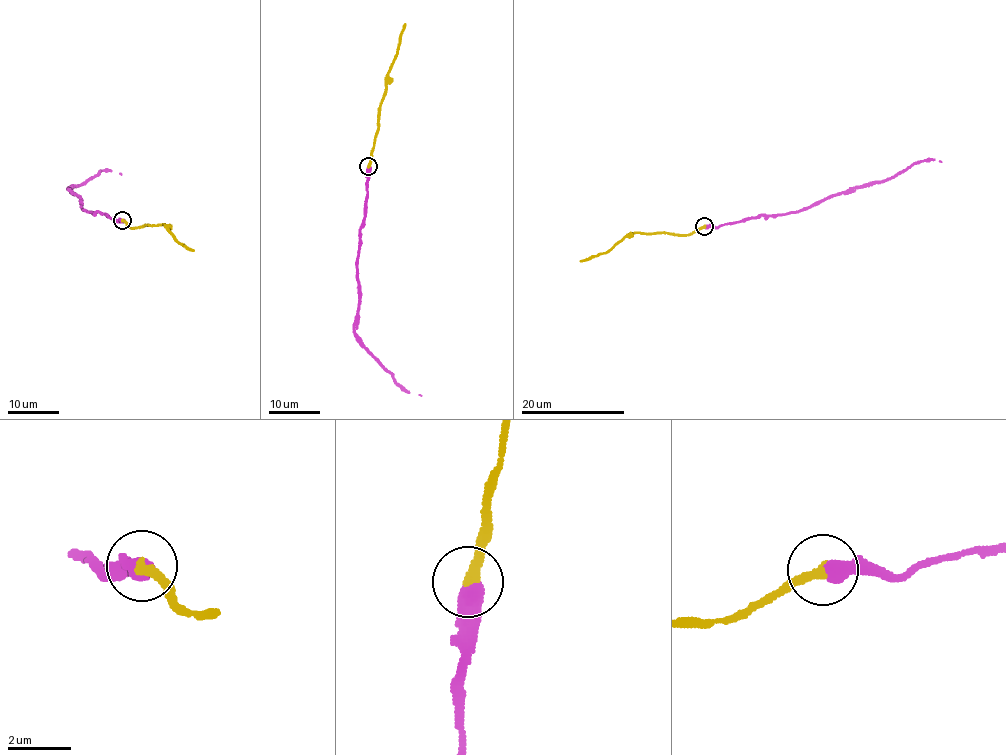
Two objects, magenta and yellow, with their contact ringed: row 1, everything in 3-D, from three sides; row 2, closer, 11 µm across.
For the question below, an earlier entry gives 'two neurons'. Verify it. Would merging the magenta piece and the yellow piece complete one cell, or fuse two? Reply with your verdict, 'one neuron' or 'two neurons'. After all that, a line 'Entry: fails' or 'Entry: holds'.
one neuron
Entry: fails

